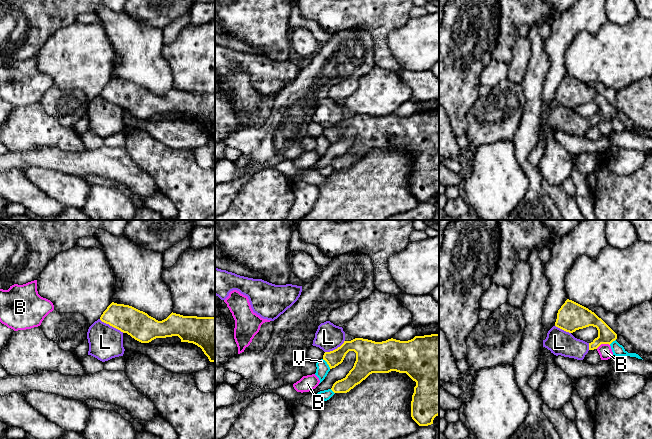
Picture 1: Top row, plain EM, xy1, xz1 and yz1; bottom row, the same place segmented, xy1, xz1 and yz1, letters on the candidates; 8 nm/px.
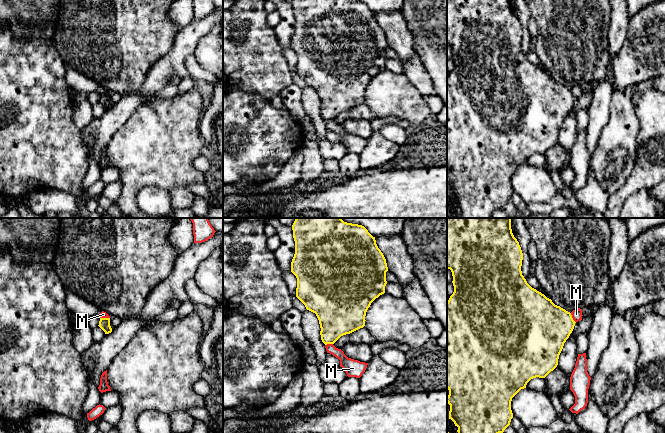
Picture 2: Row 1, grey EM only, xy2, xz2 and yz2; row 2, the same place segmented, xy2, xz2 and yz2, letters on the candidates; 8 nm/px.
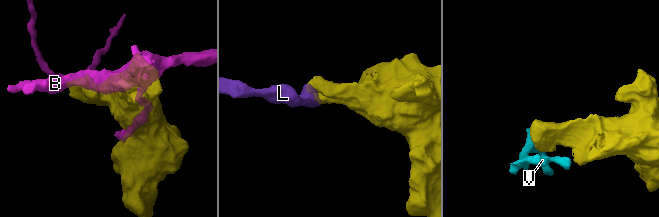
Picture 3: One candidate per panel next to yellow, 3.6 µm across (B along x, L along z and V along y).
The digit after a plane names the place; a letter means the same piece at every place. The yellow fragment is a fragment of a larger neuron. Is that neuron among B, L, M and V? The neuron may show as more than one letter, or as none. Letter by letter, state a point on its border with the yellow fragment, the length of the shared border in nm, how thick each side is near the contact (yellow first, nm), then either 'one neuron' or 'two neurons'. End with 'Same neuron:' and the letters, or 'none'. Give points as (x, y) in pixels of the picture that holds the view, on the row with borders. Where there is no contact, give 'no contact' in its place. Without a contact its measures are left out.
B: yz1 (602, 343) | 120 nm | 150/110 nm | two neurons
L: xy1 (111, 325) | 220 nm | 220/280 nm | one neuron
M: yz2 (572, 318) | 90 nm | 420/80 nm | two neurons
V: xz1 (327, 363) | 100 nm | 130/100 nm | two neurons
Same neuron: L

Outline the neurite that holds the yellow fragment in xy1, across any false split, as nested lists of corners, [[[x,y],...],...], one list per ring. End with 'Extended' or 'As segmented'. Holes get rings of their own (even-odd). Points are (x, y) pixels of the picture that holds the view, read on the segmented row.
[[[112,302],[88,329],[88,355],[102,362],[123,356],[124,333],[141,343],[149,343],[156,338],[178,336],[181,342],[193,343],[200,347],[209,361],[215,362],[215,317],[183,316],[172,312],[166,319],[158,321],[132,306]]]. Extended

